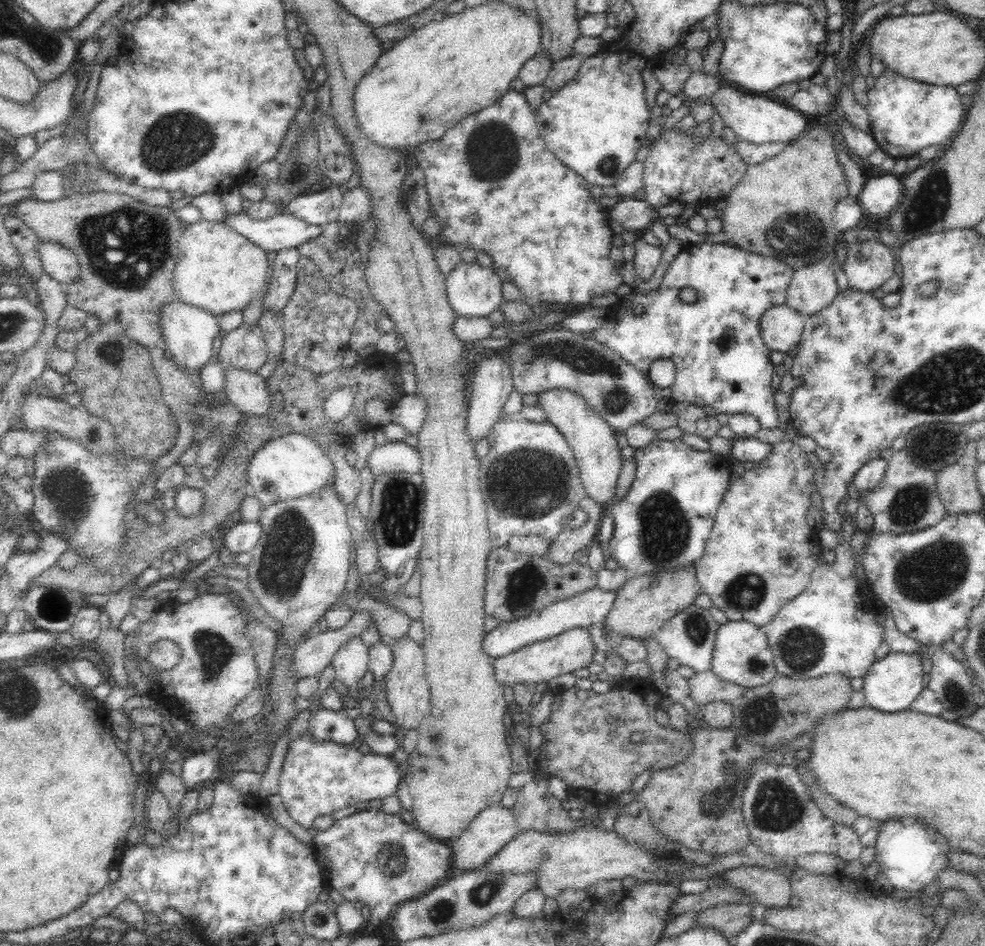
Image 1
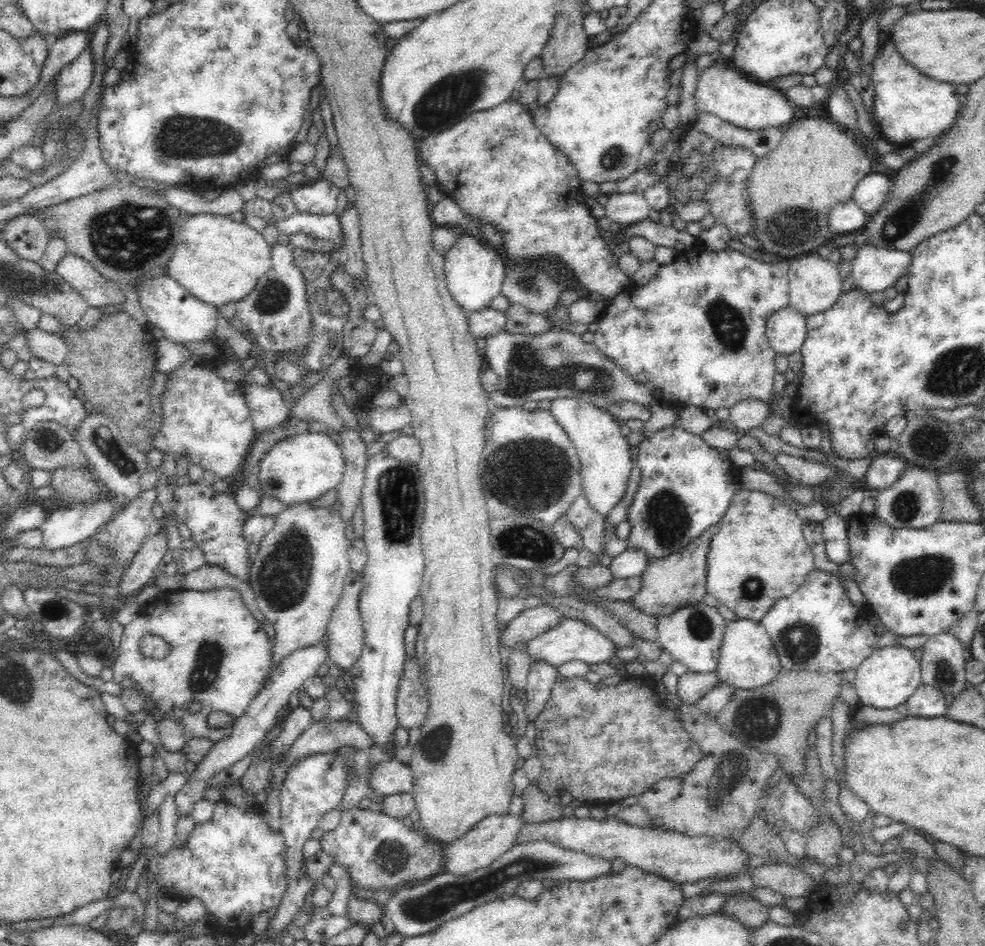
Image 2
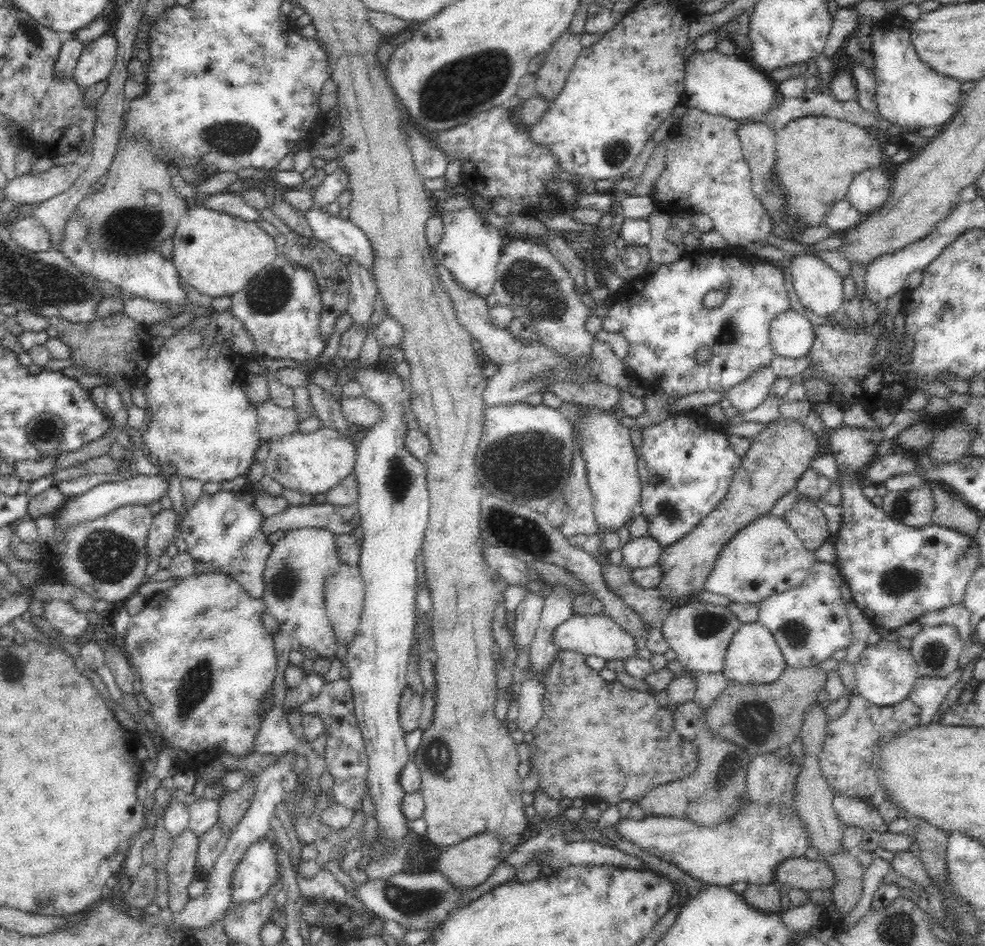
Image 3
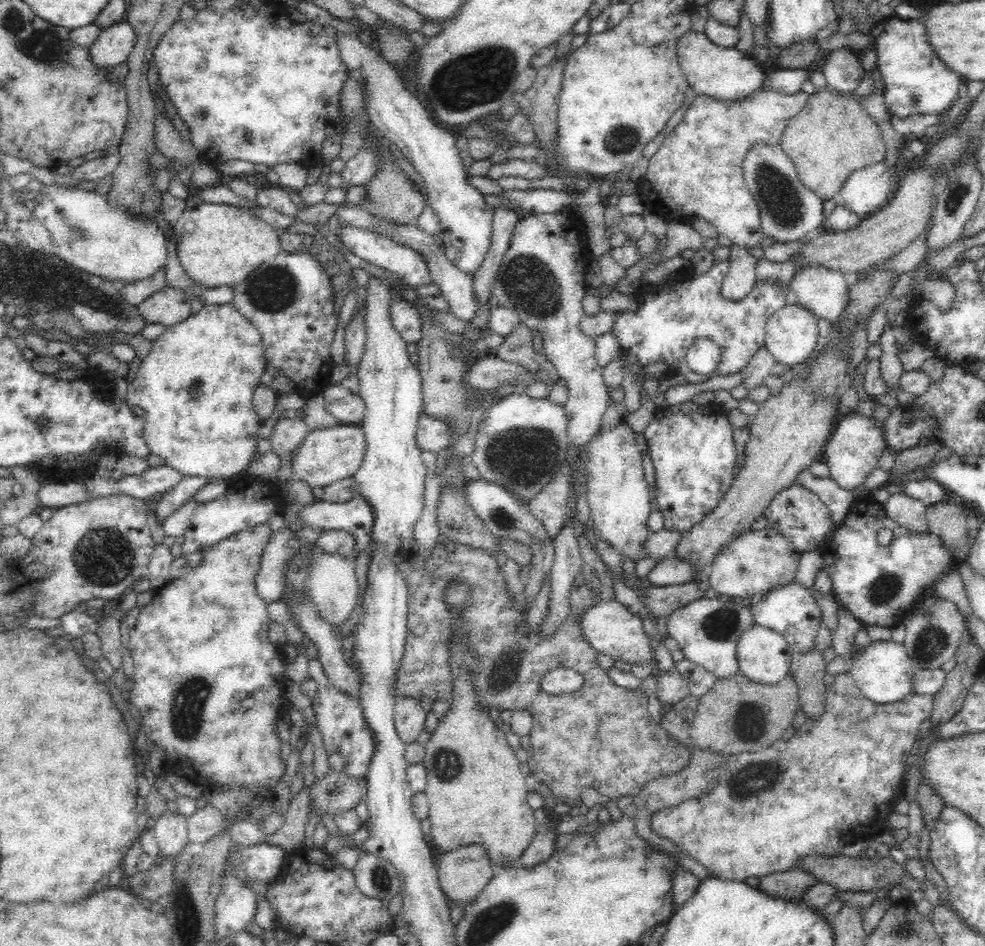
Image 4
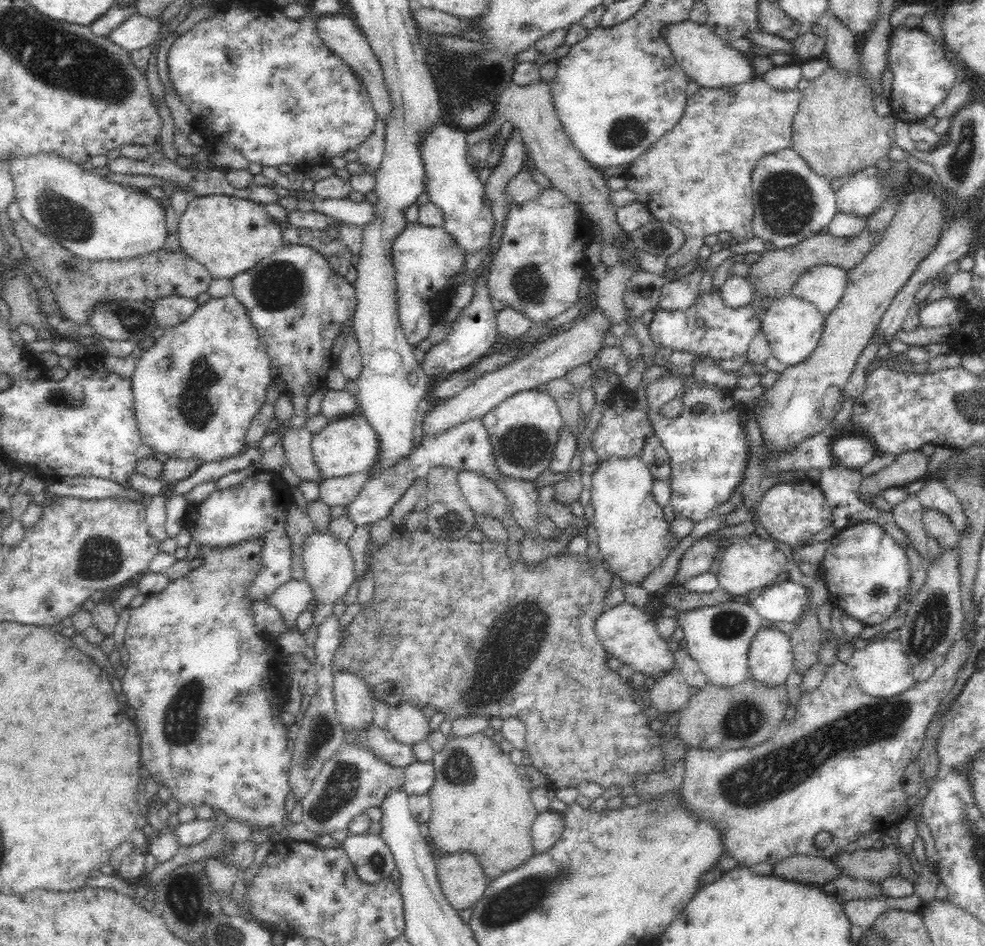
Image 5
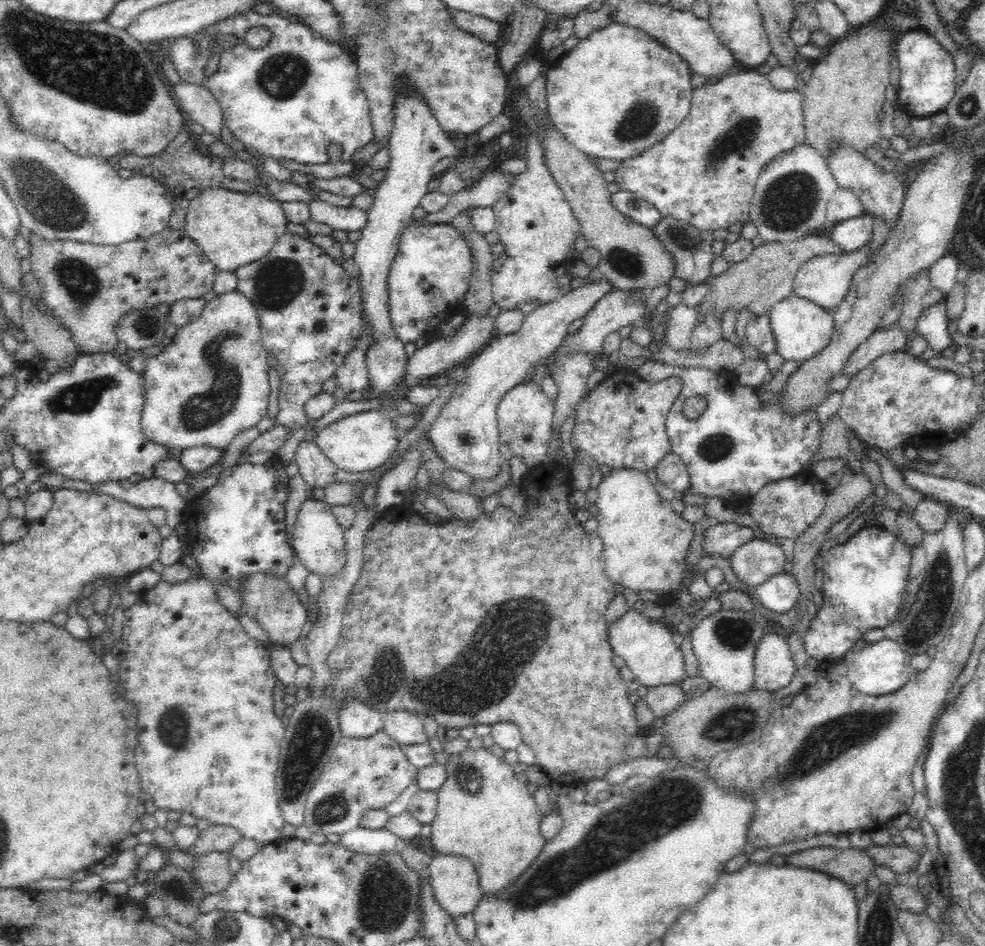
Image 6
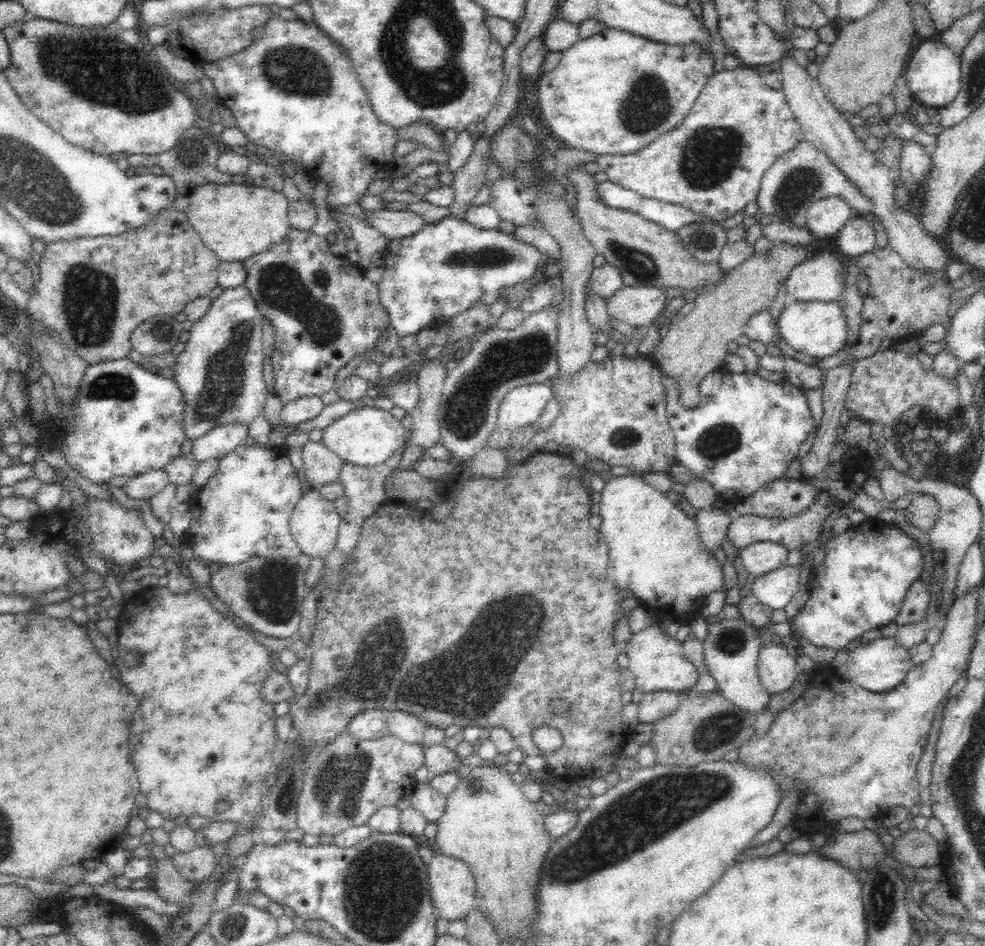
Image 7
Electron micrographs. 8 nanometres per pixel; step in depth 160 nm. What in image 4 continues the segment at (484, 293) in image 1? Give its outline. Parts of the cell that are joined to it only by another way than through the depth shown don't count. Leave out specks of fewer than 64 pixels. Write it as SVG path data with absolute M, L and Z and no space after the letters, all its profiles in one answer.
M338 32L337 43L340 56L348 71L356 71L356 74L360 76L365 93L365 109L369 116L369 124L382 137L388 139L390 143L394 143L404 157L410 161L411 171L418 181L419 188L424 192L427 205L431 206L438 216L439 231L433 234L436 244L444 251L444 256L452 265L464 274L473 276L481 267L481 262L485 259L485 254L490 246L493 231L493 210L484 203L483 194L466 182L468 171L463 161L460 160L456 143L454 143L454 138L458 134L452 128L436 122L423 100L408 88L403 78L398 76L398 72L381 55L376 46L369 48L354 33Z

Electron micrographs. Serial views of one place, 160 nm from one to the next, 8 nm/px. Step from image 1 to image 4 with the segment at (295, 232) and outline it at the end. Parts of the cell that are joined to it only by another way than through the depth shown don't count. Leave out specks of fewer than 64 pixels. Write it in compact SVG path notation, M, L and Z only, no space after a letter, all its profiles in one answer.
M342 225L336 235L344 247L346 247L346 250L361 258L362 261L380 266L380 268L386 268L386 270L390 270L390 272L395 274L399 280L399 283L396 285L398 290L418 288L418 286L431 284L430 273L426 263L424 263L424 257L418 251L408 248L408 245L398 244L383 233L350 225Z

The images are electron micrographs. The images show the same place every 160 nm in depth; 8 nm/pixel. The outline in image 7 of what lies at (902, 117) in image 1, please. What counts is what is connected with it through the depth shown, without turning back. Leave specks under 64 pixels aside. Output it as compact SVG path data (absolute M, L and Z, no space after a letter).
M940 36L918 39L906 60L906 80L913 101L926 107L942 108L956 98L961 88L961 59L945 45Z

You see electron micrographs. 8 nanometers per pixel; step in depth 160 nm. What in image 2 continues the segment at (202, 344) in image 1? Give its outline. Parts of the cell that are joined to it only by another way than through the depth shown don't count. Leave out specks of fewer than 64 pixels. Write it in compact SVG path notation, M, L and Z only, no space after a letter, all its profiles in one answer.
M165 274L140 284L137 295L147 322L161 329L162 338L186 346L188 343L202 343L215 337L219 316L217 307L192 296L170 275Z

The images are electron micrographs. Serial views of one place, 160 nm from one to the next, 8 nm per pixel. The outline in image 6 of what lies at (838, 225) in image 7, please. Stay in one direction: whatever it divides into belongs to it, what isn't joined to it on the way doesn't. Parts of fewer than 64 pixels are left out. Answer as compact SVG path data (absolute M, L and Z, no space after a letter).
M839 187L831 196L827 206L826 226L835 226L840 222L866 214L861 200L850 189Z

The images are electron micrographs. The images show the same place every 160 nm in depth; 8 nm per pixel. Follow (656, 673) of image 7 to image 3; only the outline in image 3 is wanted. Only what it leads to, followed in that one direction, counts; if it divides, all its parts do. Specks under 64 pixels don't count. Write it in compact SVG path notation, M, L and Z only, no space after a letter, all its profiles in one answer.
M606 614L597 615L572 615L568 620L562 621L554 628L554 646L558 651L574 651L586 656L599 656L605 661L624 660L636 654L636 643L630 633L626 633L622 627Z

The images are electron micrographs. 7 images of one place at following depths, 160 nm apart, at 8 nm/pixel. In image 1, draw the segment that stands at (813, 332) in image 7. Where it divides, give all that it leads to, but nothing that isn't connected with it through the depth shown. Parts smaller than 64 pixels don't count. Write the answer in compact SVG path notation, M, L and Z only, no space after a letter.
M786 303L770 306L760 317L760 336L771 351L786 353L800 342L805 321L805 317Z

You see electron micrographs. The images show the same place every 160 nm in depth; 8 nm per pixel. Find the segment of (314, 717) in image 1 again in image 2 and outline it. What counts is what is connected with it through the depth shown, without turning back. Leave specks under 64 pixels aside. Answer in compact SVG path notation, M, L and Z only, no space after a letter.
M327 717L318 722L313 720L288 749L285 760L281 763L274 761L271 775L278 784L282 784L294 760L314 752L338 751L342 746L354 746L356 749L367 750L375 746L375 742L357 721L350 722L348 719L331 721Z

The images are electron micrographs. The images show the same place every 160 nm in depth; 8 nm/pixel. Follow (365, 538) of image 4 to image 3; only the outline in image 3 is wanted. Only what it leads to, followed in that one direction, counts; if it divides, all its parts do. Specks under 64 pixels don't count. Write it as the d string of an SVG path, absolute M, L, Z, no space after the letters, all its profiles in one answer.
M314 504L311 506L290 506L278 514L262 518L260 531L270 534L277 530L317 526L336 535L352 534L360 526L360 510L354 506L333 506L332 504Z

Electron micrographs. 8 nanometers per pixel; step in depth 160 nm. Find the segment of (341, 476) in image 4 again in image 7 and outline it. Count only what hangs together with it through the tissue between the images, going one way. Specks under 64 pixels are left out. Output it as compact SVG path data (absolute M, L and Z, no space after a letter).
M366 406L350 411L323 431L323 444L345 464L367 468L390 460L406 444L406 434L401 420L392 416L391 411L382 410L376 406Z

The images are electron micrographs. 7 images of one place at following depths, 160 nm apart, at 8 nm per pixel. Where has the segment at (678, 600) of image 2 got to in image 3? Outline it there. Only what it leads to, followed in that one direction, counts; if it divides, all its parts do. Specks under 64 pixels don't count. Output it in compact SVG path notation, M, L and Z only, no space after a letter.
M778 418L774 420L756 438L751 439L751 446L746 456L741 459L738 470L734 473L732 484L725 500L718 505L692 532L677 543L664 547L658 560L662 578L654 589L660 597L679 600L685 596L694 599L697 593L705 590L704 585L710 571L713 570L719 553L728 544L734 534L746 524L756 520L760 514L768 512L786 492L795 489L800 476L809 469L816 459L821 446L819 434L804 430L800 420Z

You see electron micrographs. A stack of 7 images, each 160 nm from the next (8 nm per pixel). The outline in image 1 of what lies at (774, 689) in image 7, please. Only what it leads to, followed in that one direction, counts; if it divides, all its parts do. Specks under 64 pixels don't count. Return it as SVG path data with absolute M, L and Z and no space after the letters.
M728 621L719 625L710 660L710 670L726 682L739 684L744 688L754 688L768 684L776 678L773 652L768 645L762 627L748 621Z

